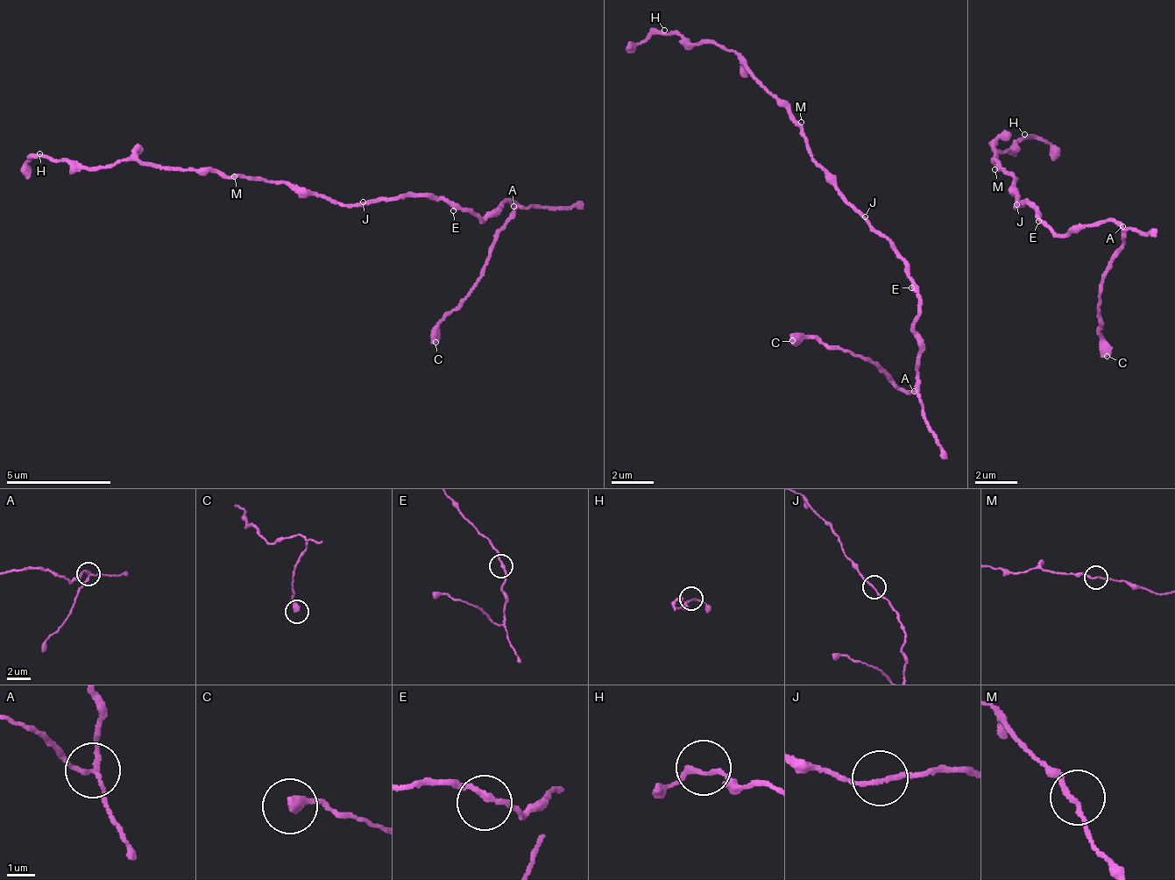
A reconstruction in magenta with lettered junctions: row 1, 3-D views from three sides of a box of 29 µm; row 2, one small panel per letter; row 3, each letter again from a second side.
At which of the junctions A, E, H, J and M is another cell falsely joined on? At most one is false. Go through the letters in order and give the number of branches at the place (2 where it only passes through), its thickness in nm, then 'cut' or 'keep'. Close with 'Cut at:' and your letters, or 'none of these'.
A: 3 | 150 nm | cut
E: 2 | 180 nm | keep
H: 2 | 180 nm | keep
J: 2 | 150 nm | keep
M: 2 | 170 nm | keep
Cut at: A

